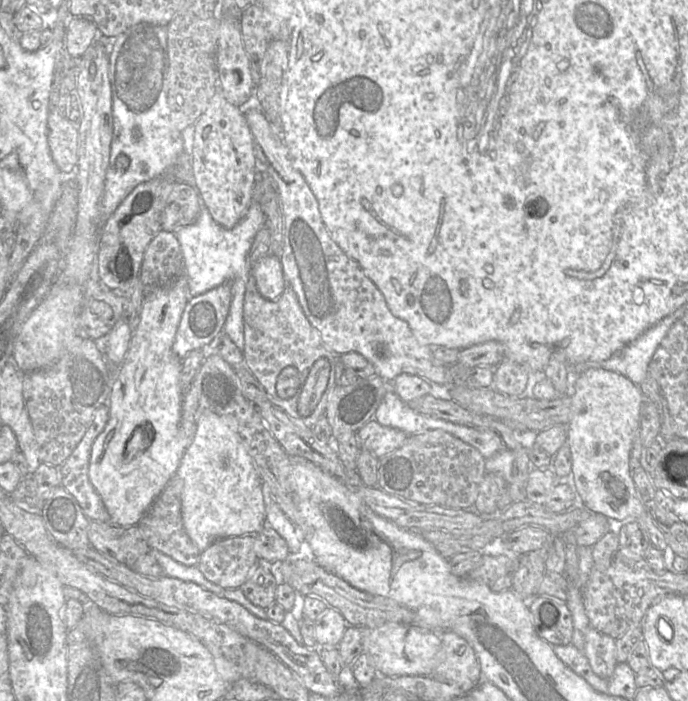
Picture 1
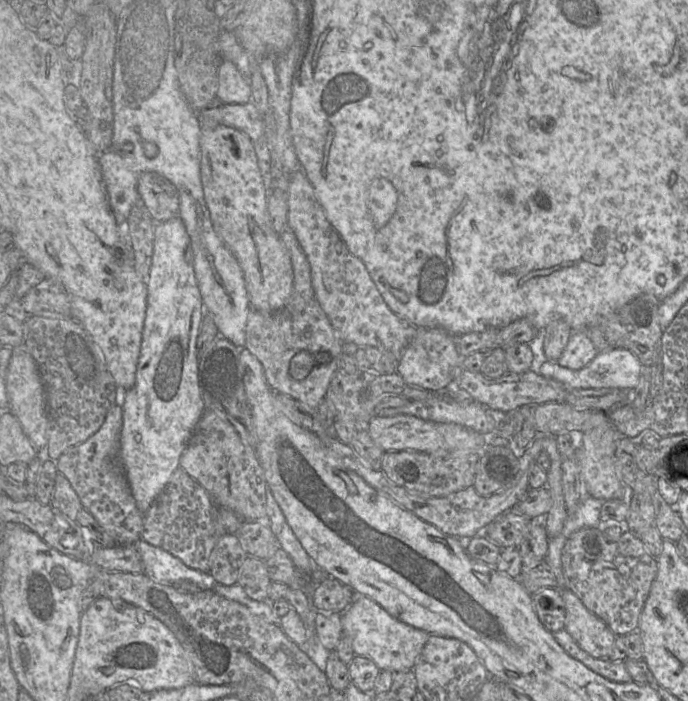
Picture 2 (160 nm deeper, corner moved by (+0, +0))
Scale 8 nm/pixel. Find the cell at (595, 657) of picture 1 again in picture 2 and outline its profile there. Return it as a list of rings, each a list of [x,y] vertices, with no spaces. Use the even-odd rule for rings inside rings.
[[[564,588],[560,592],[566,613],[564,629],[590,656],[608,658],[617,636],[570,589]]]

